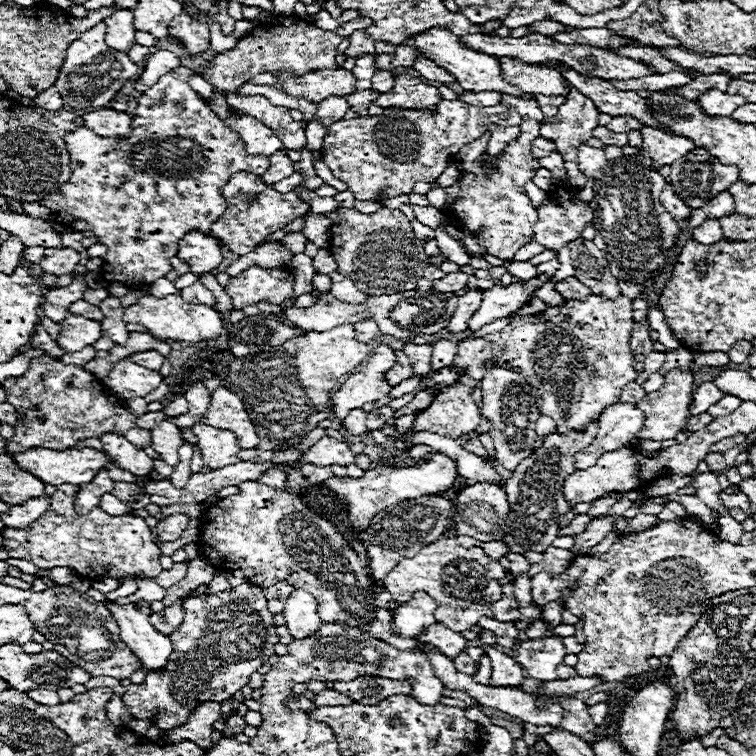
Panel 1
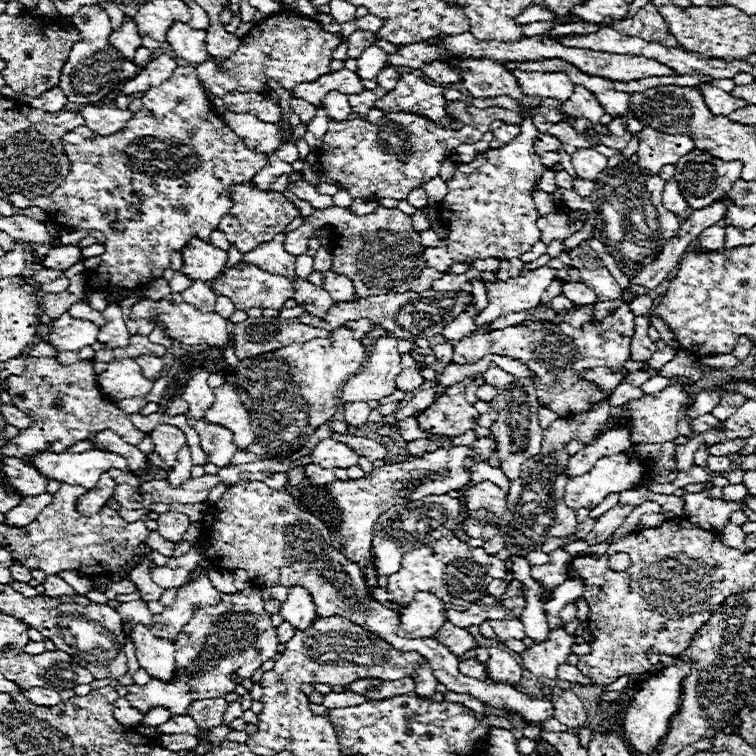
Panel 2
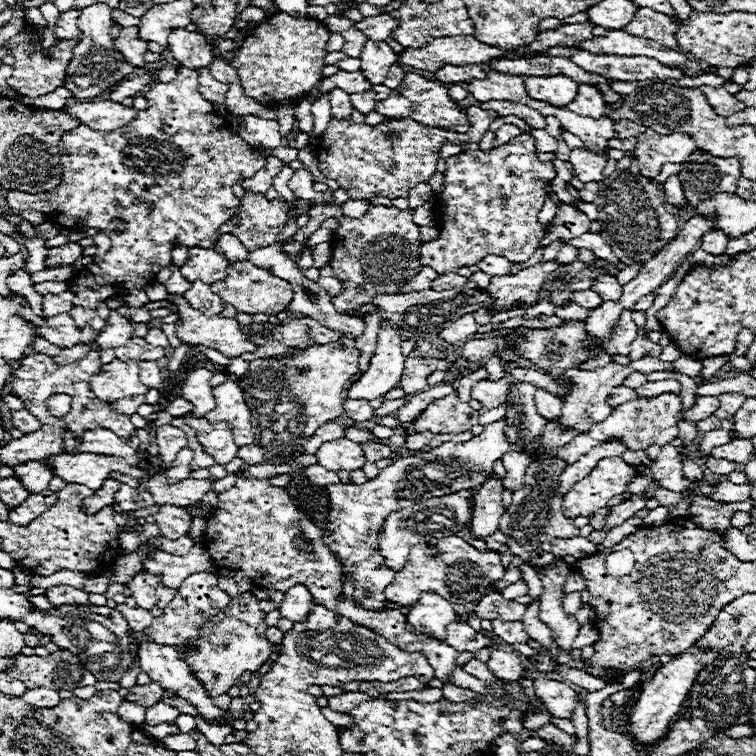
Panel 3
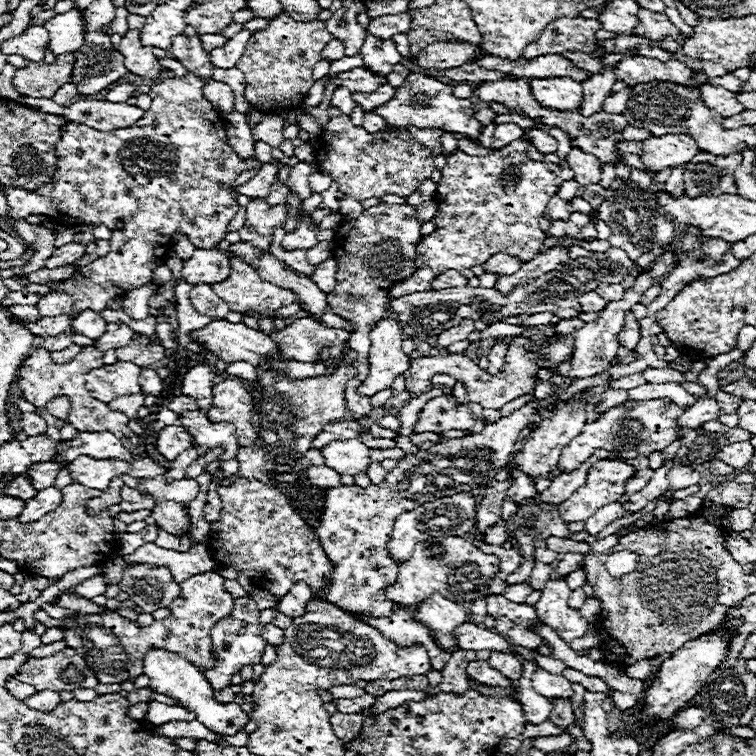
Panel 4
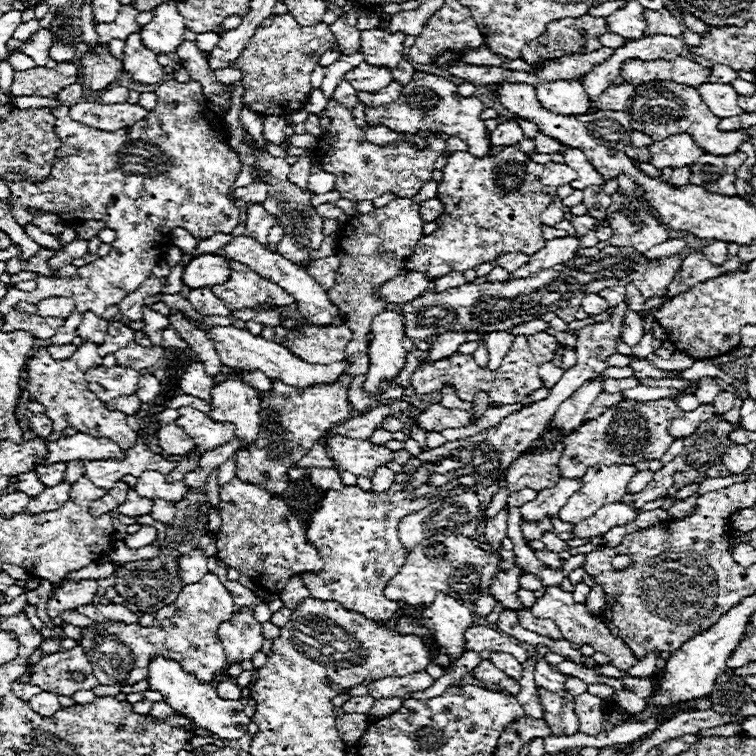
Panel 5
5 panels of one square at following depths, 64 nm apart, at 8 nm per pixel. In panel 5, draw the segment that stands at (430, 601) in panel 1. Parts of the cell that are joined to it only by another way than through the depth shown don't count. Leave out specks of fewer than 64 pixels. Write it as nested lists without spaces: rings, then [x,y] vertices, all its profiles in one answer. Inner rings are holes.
[[[438,594],[432,604],[428,604],[422,614],[422,622],[430,628],[434,642],[450,658],[460,658],[466,650],[464,632],[474,626],[476,616],[462,602],[452,596]]]

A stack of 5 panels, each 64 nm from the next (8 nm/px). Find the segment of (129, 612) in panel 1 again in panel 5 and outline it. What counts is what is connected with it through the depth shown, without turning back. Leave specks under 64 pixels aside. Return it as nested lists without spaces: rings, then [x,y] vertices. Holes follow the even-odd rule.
[[[154,658],[150,662],[150,690],[156,690],[164,696],[164,702],[174,708],[176,712],[184,714],[186,718],[190,718],[198,728],[204,728],[212,734],[216,734],[222,740],[238,740],[246,734],[248,724],[252,722],[246,714],[244,714],[244,706],[236,700],[224,700],[216,694],[214,686],[206,686],[200,684],[192,674],[186,674],[178,662],[174,660],[166,660],[166,658]]]

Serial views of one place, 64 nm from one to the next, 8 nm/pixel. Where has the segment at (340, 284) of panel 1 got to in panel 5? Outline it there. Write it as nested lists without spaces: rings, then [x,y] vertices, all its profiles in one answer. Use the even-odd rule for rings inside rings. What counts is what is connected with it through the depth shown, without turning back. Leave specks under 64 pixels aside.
[[[326,256],[326,258],[314,260],[314,262],[306,268],[306,272],[328,292],[328,290],[334,288],[334,284],[336,284],[334,276],[336,276],[338,266],[340,266],[338,256]]]

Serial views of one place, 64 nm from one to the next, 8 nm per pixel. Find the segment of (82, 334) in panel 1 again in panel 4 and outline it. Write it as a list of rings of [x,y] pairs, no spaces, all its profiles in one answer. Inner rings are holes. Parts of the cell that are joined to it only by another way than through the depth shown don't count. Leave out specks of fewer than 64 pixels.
[[[54,316],[54,318],[40,318],[36,322],[28,322],[28,320],[20,320],[18,322],[24,324],[24,328],[28,328],[32,334],[40,336],[40,338],[48,338],[48,336],[58,336],[60,332],[70,330],[70,318],[68,316]]]

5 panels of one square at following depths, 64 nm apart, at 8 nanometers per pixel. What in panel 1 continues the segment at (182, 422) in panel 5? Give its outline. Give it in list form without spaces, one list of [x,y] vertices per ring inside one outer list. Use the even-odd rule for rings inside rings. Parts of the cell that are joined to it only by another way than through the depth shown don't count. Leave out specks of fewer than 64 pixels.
[[[194,424],[194,434],[198,436],[198,446],[202,450],[204,466],[210,466],[212,470],[218,470],[228,464],[236,464],[236,454],[240,452],[240,446],[236,444],[234,434],[230,430],[220,430],[208,424]]]

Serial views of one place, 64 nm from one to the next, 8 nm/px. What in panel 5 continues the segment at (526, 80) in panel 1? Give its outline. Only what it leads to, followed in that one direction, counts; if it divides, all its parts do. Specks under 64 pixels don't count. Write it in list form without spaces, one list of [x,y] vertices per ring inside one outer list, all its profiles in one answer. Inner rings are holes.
[[[542,82],[536,86],[536,94],[546,106],[546,110],[562,116],[578,116],[588,114],[592,108],[592,100],[584,92],[584,86],[580,82]]]

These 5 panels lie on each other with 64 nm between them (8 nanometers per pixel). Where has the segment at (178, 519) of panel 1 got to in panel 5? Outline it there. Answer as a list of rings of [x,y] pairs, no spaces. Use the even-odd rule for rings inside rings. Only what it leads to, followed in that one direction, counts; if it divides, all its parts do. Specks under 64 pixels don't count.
[[[154,502],[150,516],[158,522],[170,524],[174,520],[174,506],[170,506],[170,502]]]

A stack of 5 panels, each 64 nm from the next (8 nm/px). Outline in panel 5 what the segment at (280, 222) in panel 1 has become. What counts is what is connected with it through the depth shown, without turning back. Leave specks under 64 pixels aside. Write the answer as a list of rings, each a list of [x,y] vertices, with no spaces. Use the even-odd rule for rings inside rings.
[[[248,206],[248,220],[246,220],[246,236],[266,244],[268,230],[276,224],[276,218],[264,210],[264,206]]]

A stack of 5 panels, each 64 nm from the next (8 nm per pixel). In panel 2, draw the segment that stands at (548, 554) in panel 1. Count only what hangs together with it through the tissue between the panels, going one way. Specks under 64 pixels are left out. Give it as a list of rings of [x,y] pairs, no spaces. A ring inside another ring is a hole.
[[[554,550],[554,552],[550,552],[548,564],[544,564],[542,568],[532,568],[532,578],[540,580],[542,586],[546,588],[544,592],[548,594],[568,578],[570,562],[572,562],[570,554],[566,554],[564,550]]]

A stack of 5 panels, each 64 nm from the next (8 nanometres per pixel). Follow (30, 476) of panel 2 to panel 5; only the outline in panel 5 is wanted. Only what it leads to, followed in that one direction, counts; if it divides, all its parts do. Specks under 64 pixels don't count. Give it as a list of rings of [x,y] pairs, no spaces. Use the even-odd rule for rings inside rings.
[[[56,462],[56,464],[50,464],[50,466],[36,466],[34,472],[38,474],[38,478],[42,478],[42,482],[46,482],[46,486],[54,486],[54,484],[64,480],[66,464]]]

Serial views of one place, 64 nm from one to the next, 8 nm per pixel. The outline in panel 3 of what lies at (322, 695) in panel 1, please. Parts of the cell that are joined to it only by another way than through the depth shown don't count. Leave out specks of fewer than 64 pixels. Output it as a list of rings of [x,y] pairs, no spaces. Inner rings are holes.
[[[348,692],[342,696],[330,696],[328,698],[328,706],[334,712],[350,712],[354,706],[360,706],[362,702],[370,702],[372,698],[364,692]]]

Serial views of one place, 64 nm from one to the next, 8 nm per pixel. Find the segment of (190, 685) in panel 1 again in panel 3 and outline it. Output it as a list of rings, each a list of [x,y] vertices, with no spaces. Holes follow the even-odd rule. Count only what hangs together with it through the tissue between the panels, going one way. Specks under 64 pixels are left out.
[[[244,592],[232,598],[230,606],[202,628],[202,642],[198,650],[182,652],[182,658],[186,658],[194,674],[202,678],[208,694],[212,698],[220,696],[234,686],[234,680],[240,678],[242,672],[256,672],[272,654],[272,646],[264,638],[266,628],[268,626],[264,624],[264,612],[260,610],[258,600],[252,596],[252,592]],[[150,682],[150,684],[146,684],[146,686],[134,686],[134,688],[130,688],[130,692],[128,692],[126,700],[128,700],[128,702],[134,702],[134,704],[140,704],[140,706],[150,708],[152,704],[160,702],[164,696],[178,698],[178,696],[174,696],[174,694],[166,694],[166,692],[164,692],[156,682]]]

